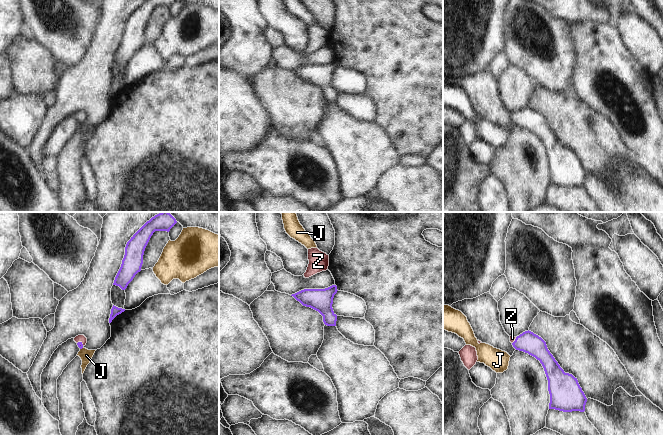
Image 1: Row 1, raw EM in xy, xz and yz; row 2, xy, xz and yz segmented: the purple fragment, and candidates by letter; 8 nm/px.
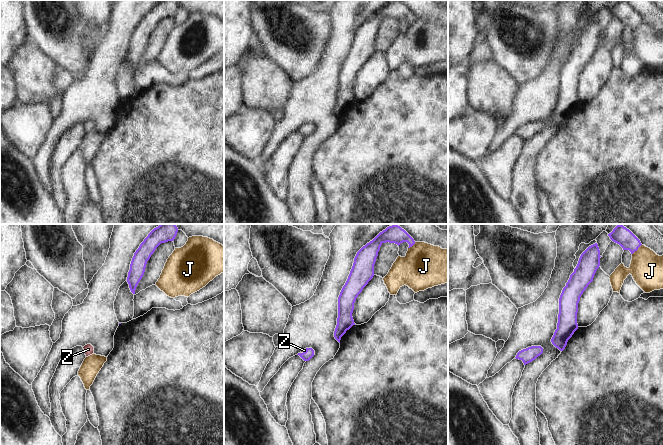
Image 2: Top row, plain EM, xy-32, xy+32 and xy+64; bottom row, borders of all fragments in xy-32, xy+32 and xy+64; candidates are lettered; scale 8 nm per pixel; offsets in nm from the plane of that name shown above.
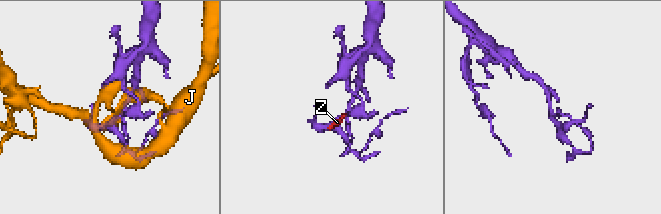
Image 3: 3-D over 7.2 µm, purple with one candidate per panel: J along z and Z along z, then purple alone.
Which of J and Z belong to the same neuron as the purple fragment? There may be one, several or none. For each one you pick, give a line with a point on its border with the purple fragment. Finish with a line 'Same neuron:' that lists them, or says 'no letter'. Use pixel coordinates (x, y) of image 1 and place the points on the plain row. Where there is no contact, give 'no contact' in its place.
Z: xy (80, 118)
Same neuron: Z

